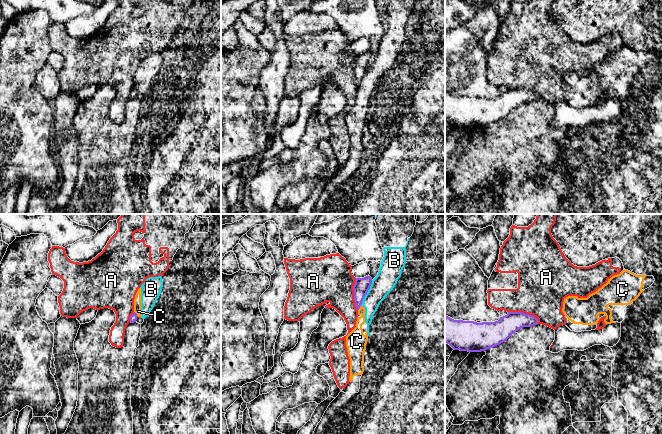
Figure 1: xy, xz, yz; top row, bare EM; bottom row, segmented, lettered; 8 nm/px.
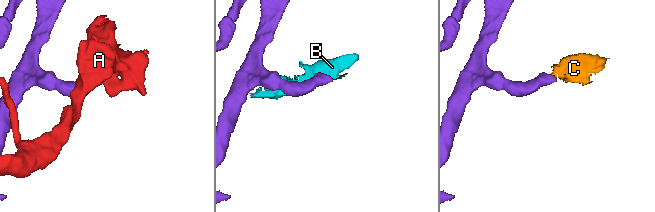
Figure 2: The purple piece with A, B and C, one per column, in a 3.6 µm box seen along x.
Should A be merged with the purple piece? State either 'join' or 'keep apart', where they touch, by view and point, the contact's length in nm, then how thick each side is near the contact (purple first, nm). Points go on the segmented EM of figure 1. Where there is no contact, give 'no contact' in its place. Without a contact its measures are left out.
keep apart | yz (524, 313) | 260 nm | 180/400 nm

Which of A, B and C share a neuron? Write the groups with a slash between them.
A / B C

